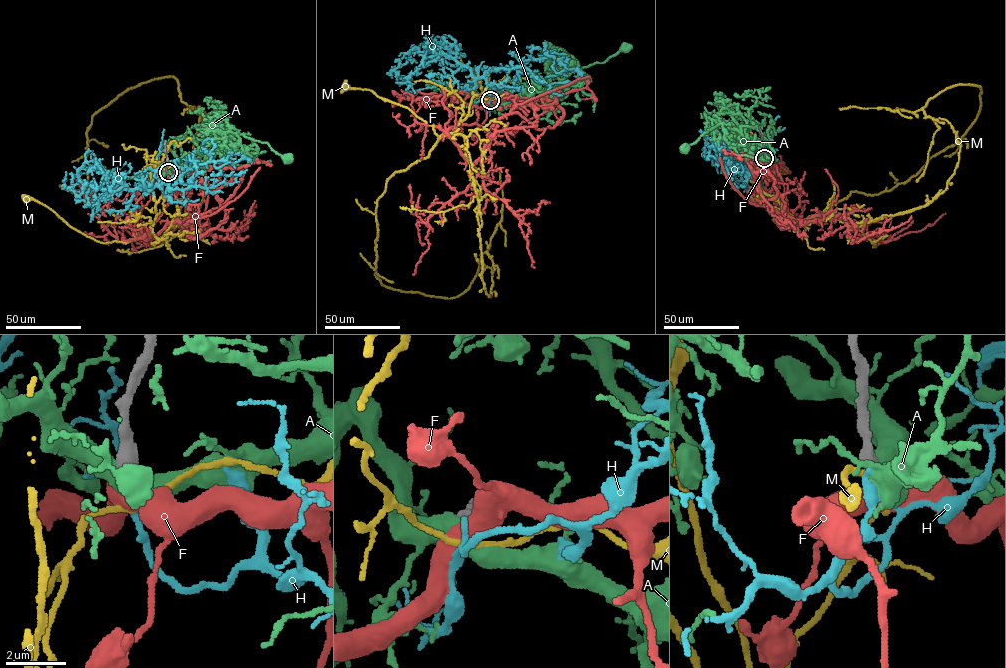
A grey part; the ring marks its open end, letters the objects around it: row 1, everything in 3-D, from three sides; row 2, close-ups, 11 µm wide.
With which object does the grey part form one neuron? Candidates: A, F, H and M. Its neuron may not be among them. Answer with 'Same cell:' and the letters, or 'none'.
Same cell: none

